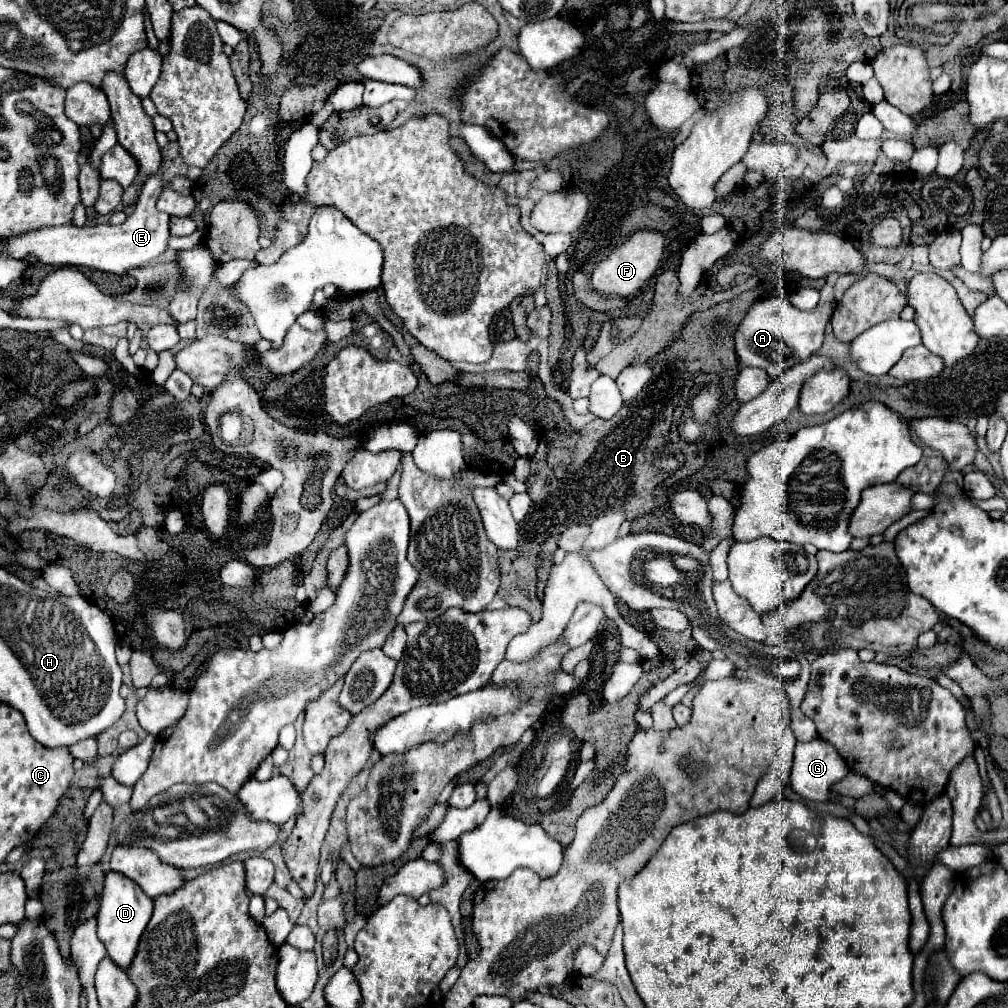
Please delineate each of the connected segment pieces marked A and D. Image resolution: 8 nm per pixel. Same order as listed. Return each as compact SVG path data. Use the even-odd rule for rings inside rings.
M780 296L754 302L734 330L734 346L742 364L762 368L770 380L778 380L788 368L794 368L796 364L808 360L822 346L826 326L832 318L834 308L834 300L822 306L818 304L812 310L798 310L786 298Z
M108 872L108 876L104 878L104 892L100 896L100 910L96 916L98 918L98 938L106 946L108 958L112 962L116 962L116 966L120 966L122 970L128 970L136 956L136 948L138 948L140 936L152 916L152 908L154 908L154 900L144 896L144 892L138 884L132 884L132 880L124 878L122 874Z

